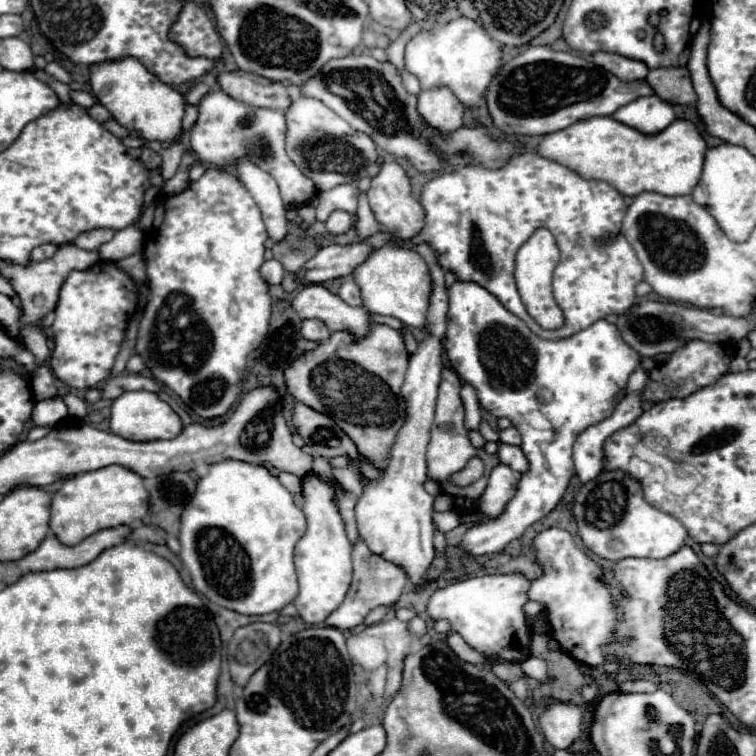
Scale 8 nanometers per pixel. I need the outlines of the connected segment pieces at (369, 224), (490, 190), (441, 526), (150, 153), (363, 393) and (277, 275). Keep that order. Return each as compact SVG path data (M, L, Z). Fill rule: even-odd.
M362 194L358 198L358 210L356 210L356 232L358 238L356 242L364 242L364 238L368 238L368 234L376 234L376 230L384 230L384 226L380 226L380 222L376 222L376 216L372 214L366 196Z
M526 152L514 156L504 168L500 170L486 170L482 166L466 166L458 172L448 172L432 178L428 184L424 184L420 202L426 210L426 226L422 234L416 238L416 242L424 240L430 242L430 246L440 256L440 266L444 270L456 272L458 280L472 280L480 286L484 286L488 292L492 292L512 314L516 314L520 320L526 322L526 326L540 338L546 340L564 340L572 334L588 328L592 322L602 320L608 314L622 314L634 304L634 288L642 280L642 264L638 262L634 250L630 248L628 240L620 234L622 218L626 214L624 196L602 180L588 180L582 178L578 172L552 162L548 158L542 158L536 152ZM538 228L548 228L560 248L560 262L554 270L552 290L558 306L564 310L566 322L558 330L542 330L526 312L518 290L514 282L514 256L518 248L534 234ZM610 234L616 234L616 240L598 246L598 238L606 238Z
M434 512L434 524L442 534L446 534L454 530L460 524L460 520L458 520L458 514L452 514L452 512Z
M140 148L142 150L142 156L140 156L140 162L148 168L148 170L156 170L160 164L162 164L162 156L160 154L156 154L154 150L150 150L150 148Z
M372 324L364 338L334 332L316 350L296 358L284 376L288 392L298 402L328 414L354 440L364 458L378 470L386 470L396 432L406 422L406 402L400 398L406 366L408 352L402 334L390 326Z
M266 260L260 268L260 274L268 284L280 284L284 278L284 268L278 260Z

